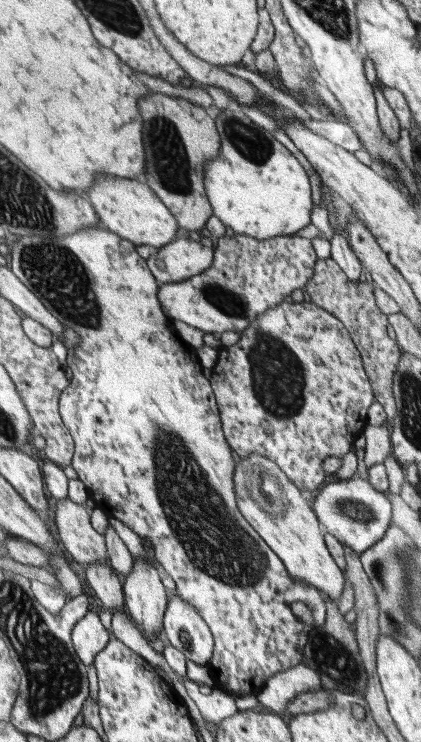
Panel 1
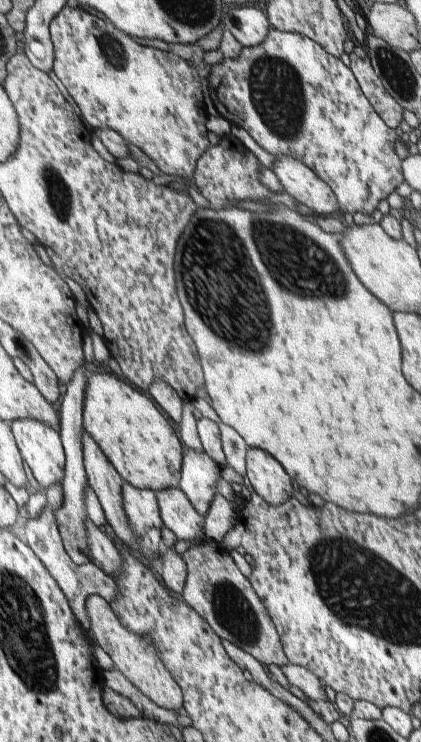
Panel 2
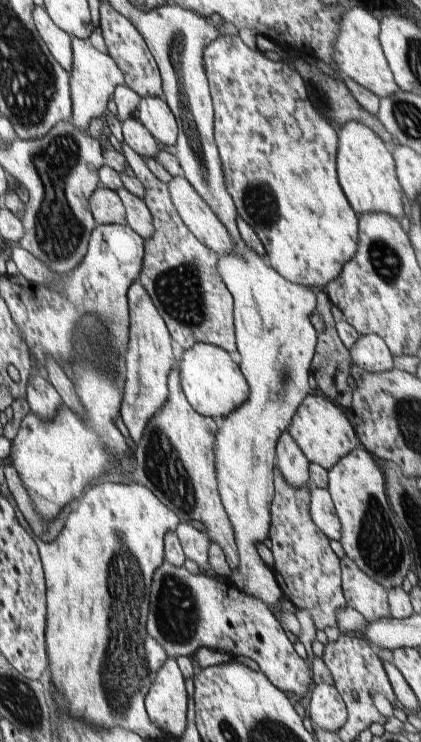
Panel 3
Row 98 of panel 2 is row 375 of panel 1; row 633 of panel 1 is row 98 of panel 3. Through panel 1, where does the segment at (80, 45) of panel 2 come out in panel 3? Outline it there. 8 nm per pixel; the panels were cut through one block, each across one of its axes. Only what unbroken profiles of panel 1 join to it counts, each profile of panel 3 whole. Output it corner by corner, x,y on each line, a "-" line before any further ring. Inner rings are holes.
237,34
235,35
228,35
223,36
223,38
218,38
215,42
212,42
210,45
206,46
204,51
204,68
206,72
208,72
208,80
209,80
209,90
212,92
212,100
213,100
213,110
216,112
214,114
214,131
215,131
215,138
217,142
217,148
219,151
219,158
221,159
222,164
222,171
225,177
226,182
226,189
228,193
231,195
233,202
237,206
237,214
238,218
241,221
245,221
254,231
255,234
259,237
259,240
262,242
262,245
265,249
265,258
268,261
274,270
278,272
284,279
288,279
289,282
297,283
298,285
303,285
306,287
312,286
321,286
324,288
326,284
329,284
331,281
334,281
340,274
341,271
344,269
346,262
349,262
356,254
357,254
357,246
360,244
360,216
354,213
352,206
350,206
342,188
339,184
337,178
337,171
336,171
336,149
337,149
337,130
335,127
324,117
321,116
312,105
312,102
309,100
308,97
308,90
304,85
303,78
300,77
300,74
291,66
290,62
286,61
279,61
279,62
272,62
272,60
268,60
266,58
264,52
258,50
252,50
252,48
248,48
244,42
239,38

